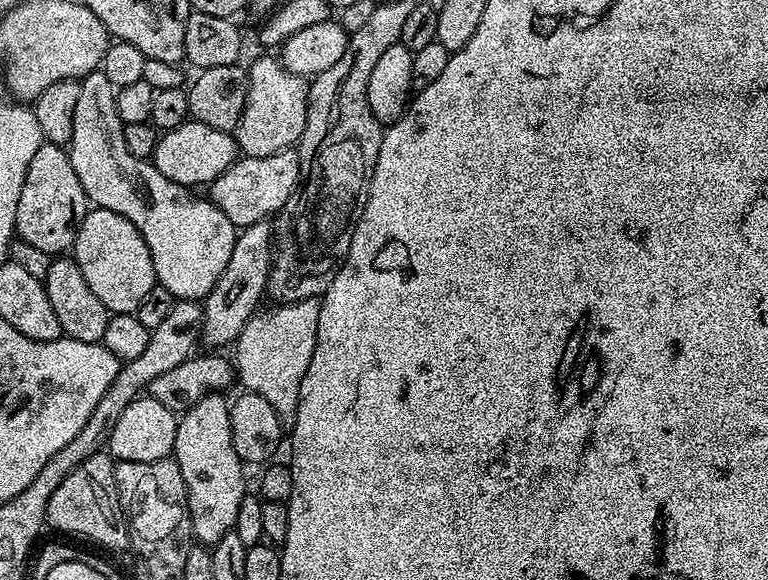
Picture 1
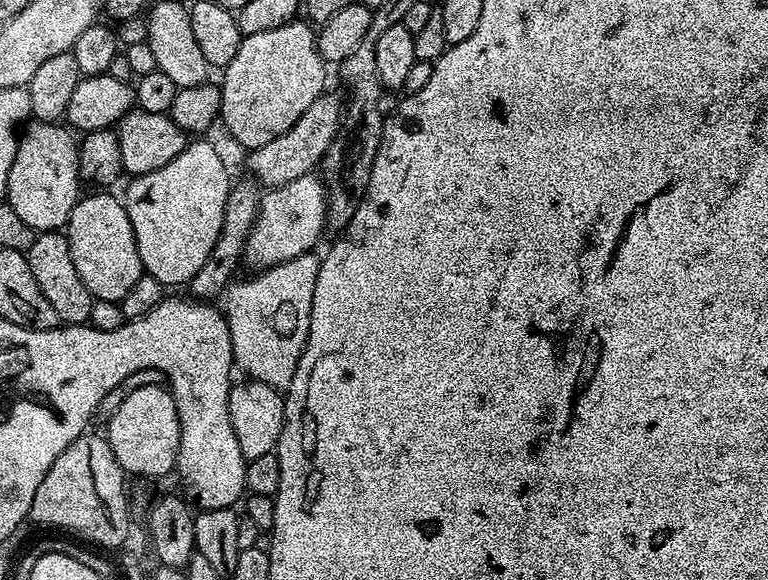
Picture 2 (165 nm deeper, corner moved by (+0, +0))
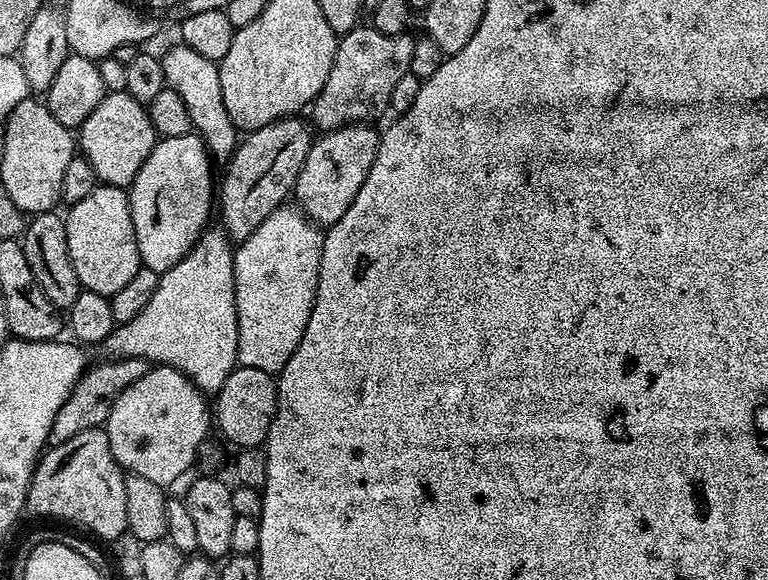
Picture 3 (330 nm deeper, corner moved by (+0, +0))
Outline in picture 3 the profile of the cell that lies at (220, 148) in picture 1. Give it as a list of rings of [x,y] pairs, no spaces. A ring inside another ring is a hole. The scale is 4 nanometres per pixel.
[[[109,92],[104,95],[102,102],[94,106],[94,114],[90,114],[90,118],[86,118],[86,122],[82,122],[78,129],[79,151],[88,159],[90,166],[94,166],[97,181],[122,189],[132,185],[138,170],[142,170],[146,158],[150,158],[150,150],[154,150],[157,139],[154,122],[150,122],[147,107],[130,98],[128,92]]]

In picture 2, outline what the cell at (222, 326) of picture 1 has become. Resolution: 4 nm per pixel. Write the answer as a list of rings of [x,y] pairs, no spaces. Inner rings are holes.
[[[309,174],[302,178],[294,178],[294,182],[288,182],[277,188],[268,188],[260,197],[260,209],[256,215],[256,224],[250,230],[248,241],[244,247],[245,265],[249,264],[252,270],[273,268],[282,262],[290,262],[299,256],[307,256],[312,248],[320,240],[324,228],[328,224],[328,190],[324,186],[323,179],[319,175]]]

